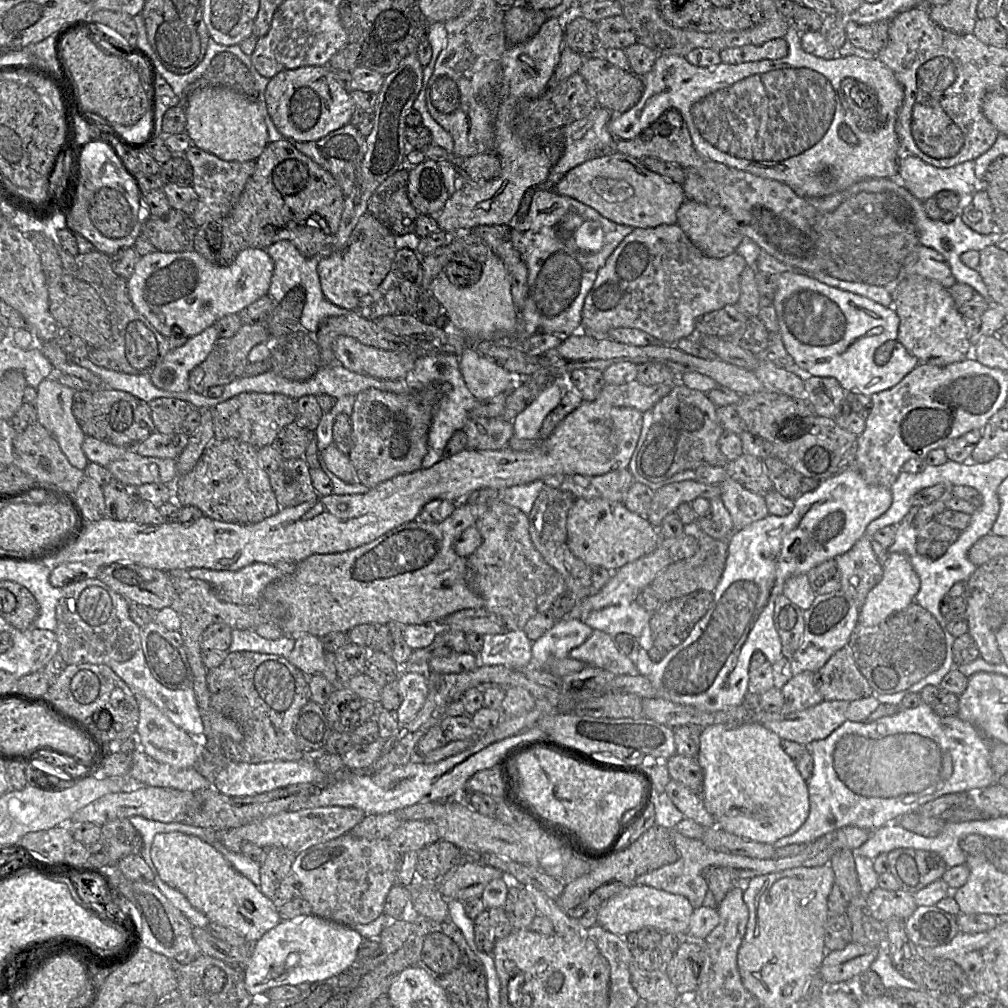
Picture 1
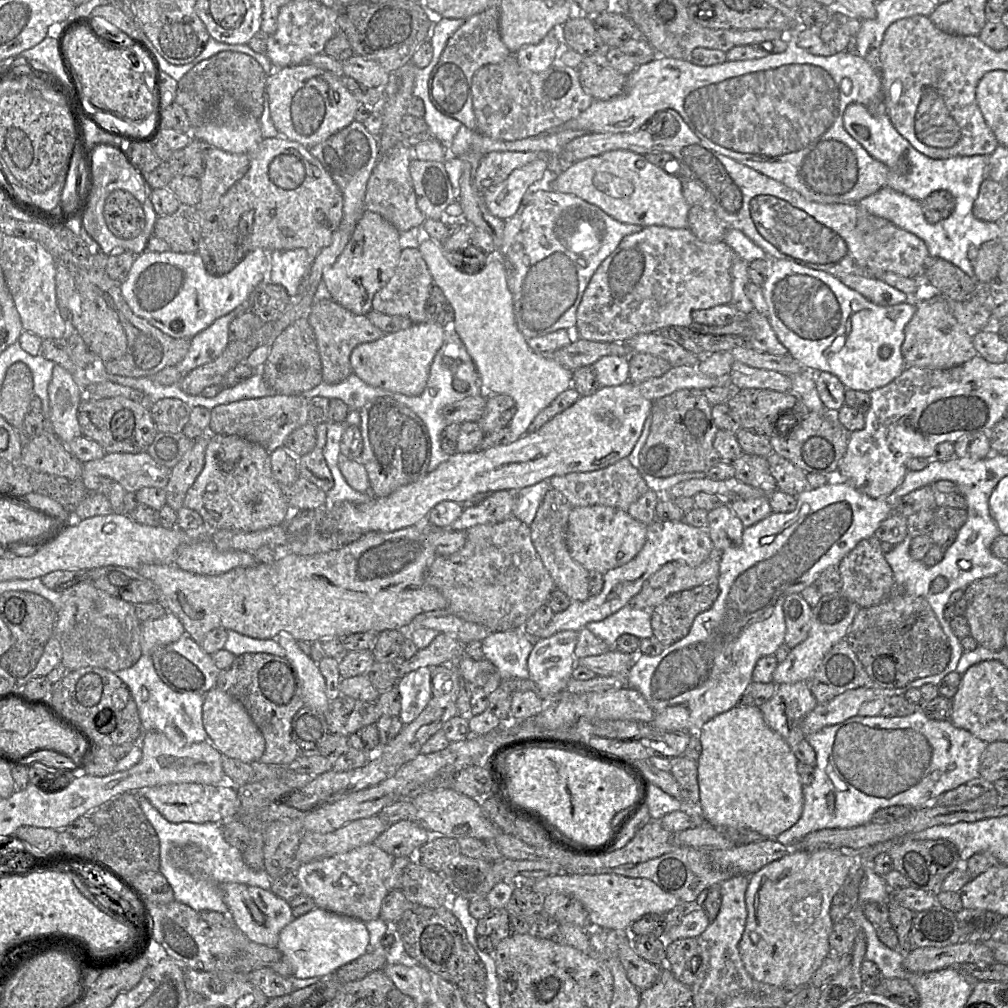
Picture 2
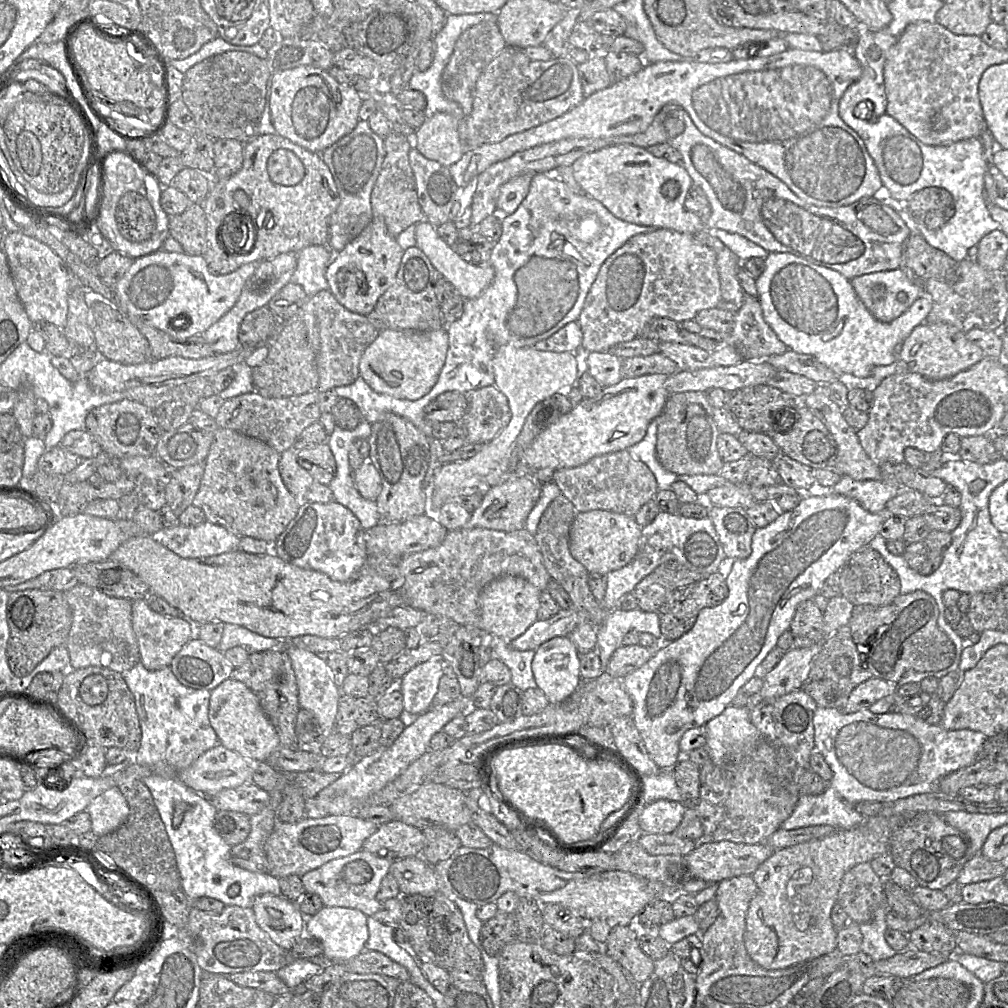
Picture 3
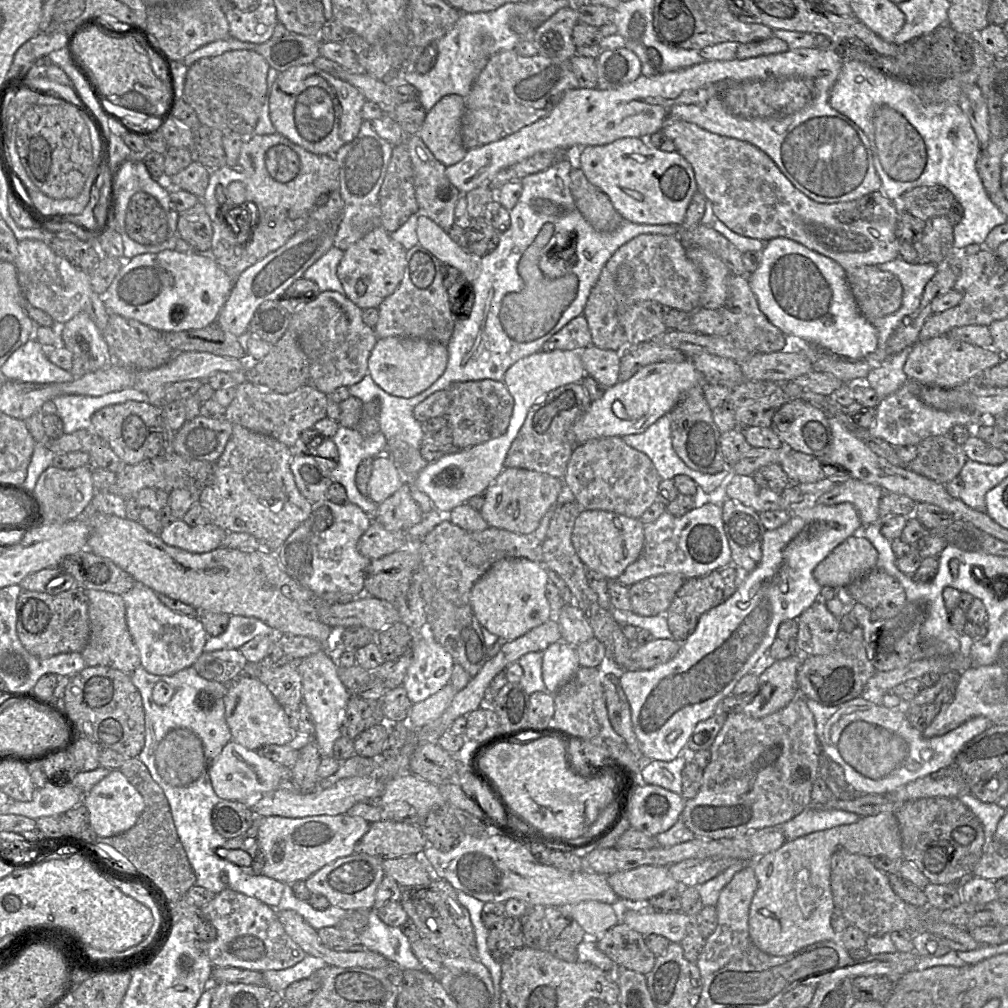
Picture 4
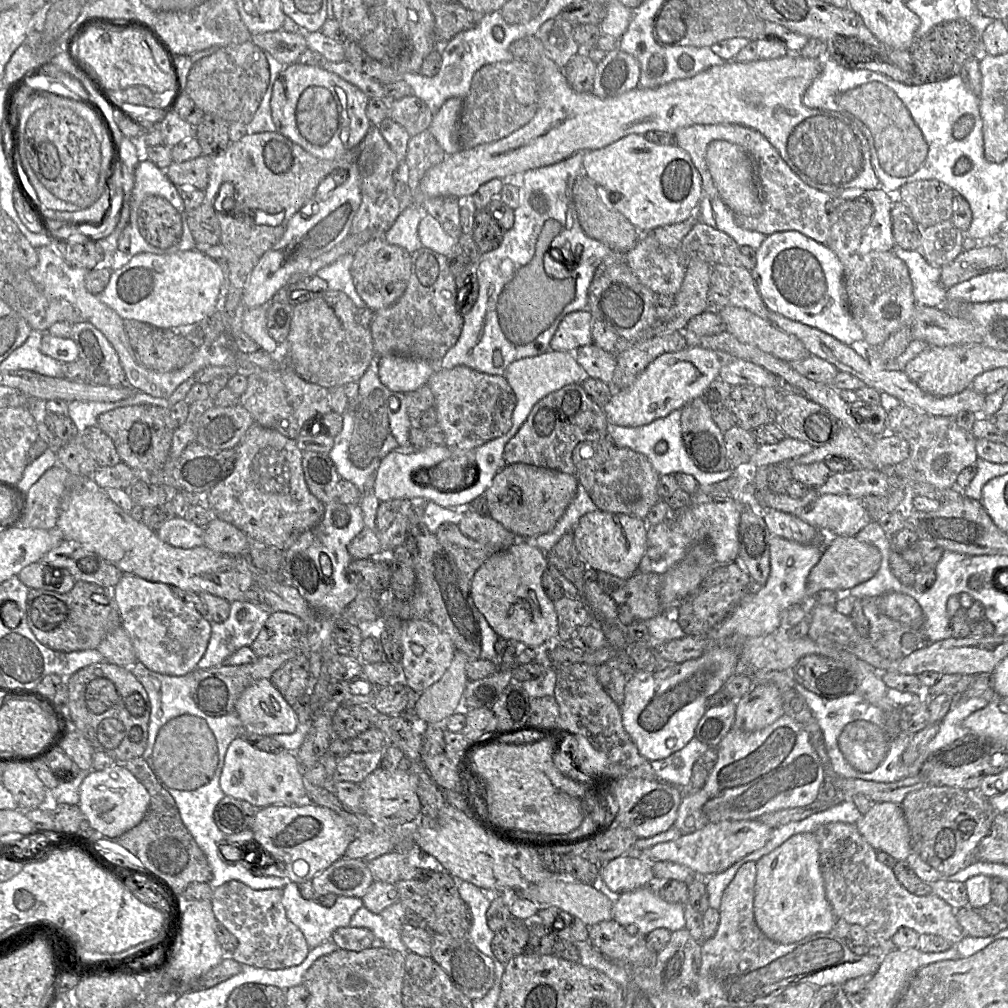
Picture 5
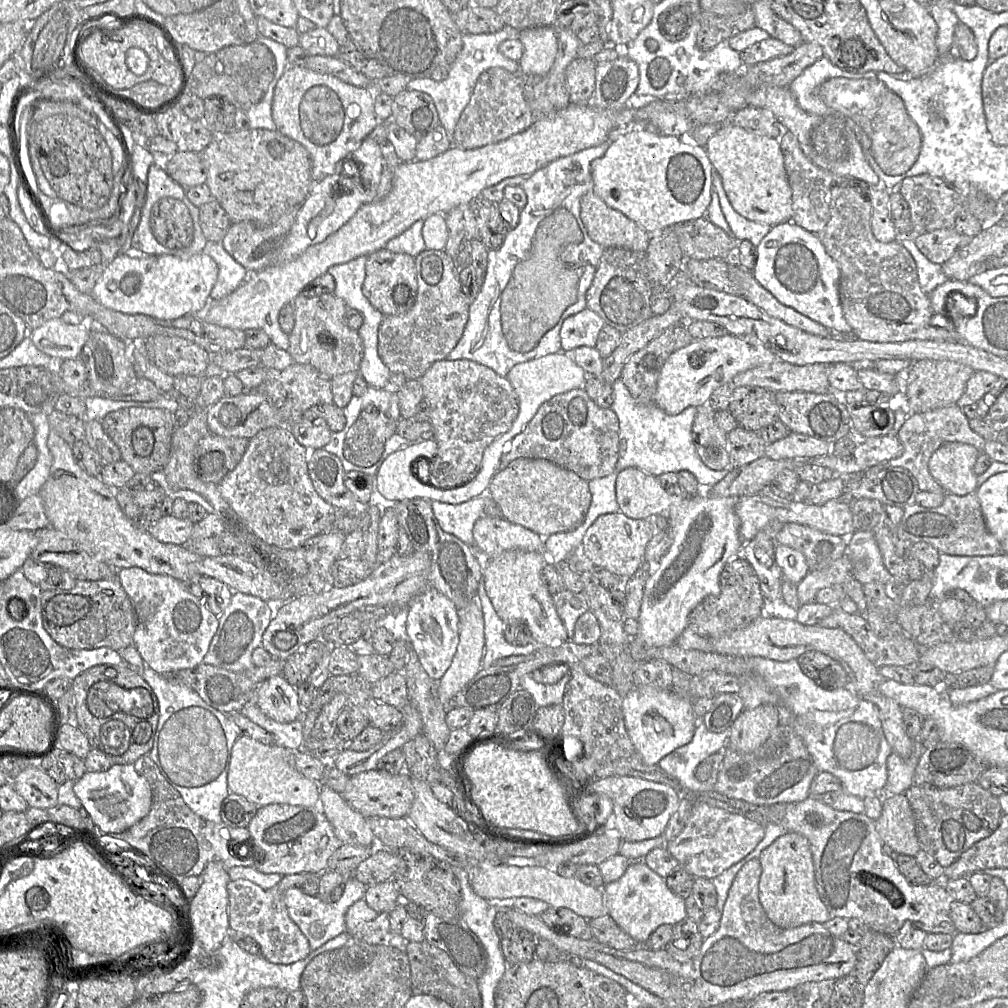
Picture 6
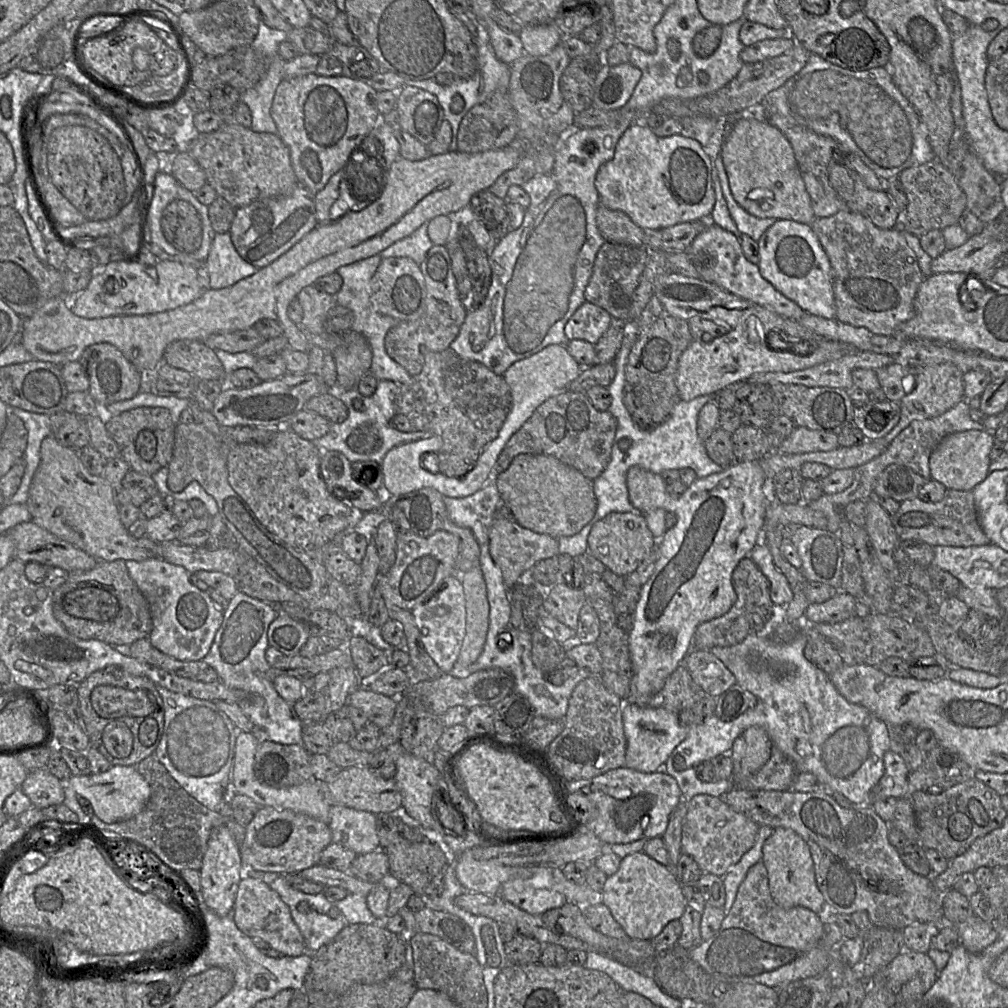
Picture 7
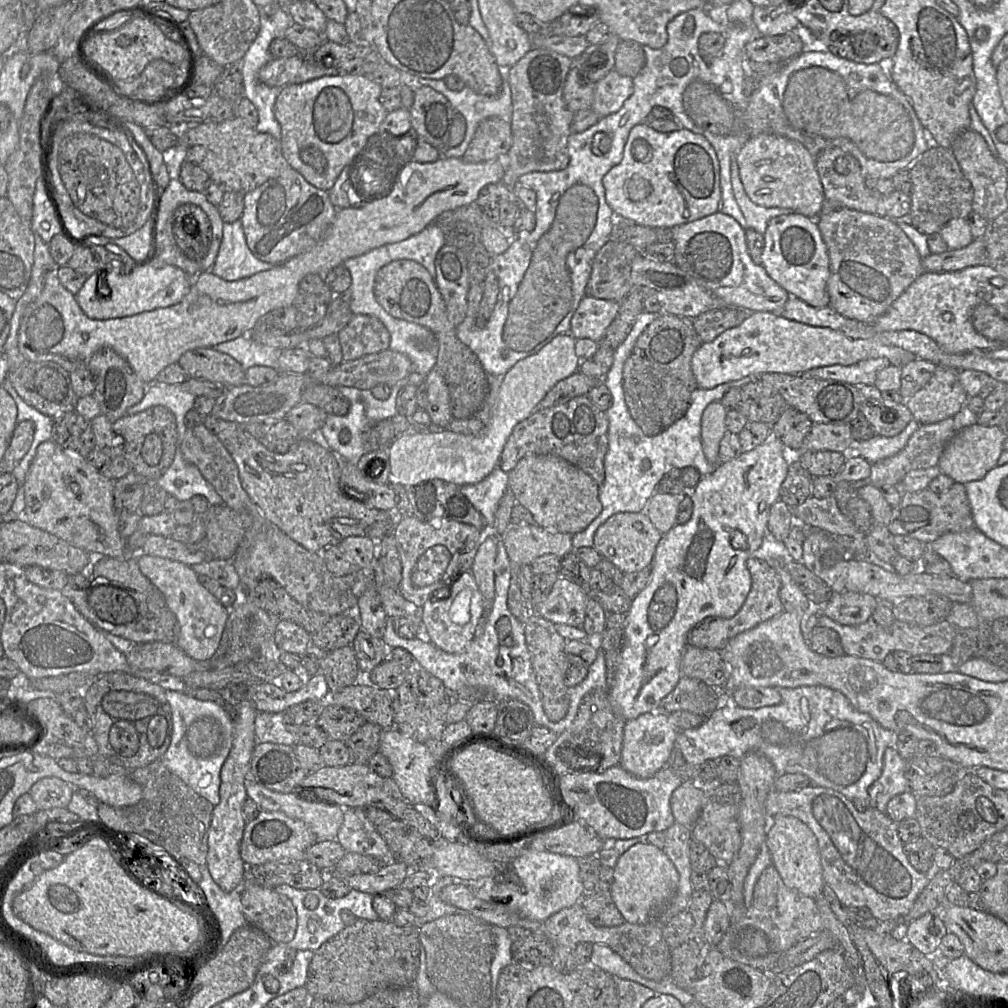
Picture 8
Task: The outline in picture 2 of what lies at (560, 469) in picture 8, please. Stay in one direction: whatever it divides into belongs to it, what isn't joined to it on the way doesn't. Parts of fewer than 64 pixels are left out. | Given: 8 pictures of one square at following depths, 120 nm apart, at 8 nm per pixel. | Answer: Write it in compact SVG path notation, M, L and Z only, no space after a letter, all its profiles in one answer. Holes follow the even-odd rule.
M500 490L488 494L480 504L464 508L460 517L447 528L467 531L476 525L498 523L512 517L516 491L518 490Z

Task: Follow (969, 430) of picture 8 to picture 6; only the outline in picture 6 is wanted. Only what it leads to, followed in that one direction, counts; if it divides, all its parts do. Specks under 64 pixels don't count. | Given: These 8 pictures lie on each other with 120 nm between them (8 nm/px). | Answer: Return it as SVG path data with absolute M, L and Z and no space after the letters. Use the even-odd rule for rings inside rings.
M960 442L946 443L932 454L929 460L929 472L945 493L958 496L975 493L978 475L974 472L974 465L979 455L980 452L972 445Z

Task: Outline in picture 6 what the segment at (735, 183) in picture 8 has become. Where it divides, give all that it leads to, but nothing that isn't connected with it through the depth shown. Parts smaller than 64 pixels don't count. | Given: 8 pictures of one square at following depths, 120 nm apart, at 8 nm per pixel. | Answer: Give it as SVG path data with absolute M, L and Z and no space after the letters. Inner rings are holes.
M712 172L712 188L717 192L721 211L727 221L731 236L737 241L747 240L753 246L758 246L763 237L769 232L771 226L748 220L738 214L731 206L723 188L720 176Z

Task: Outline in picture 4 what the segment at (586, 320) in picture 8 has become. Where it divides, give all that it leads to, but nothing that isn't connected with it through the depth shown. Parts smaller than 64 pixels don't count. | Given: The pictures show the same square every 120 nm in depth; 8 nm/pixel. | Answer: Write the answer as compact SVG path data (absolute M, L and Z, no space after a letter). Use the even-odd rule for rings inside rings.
M584 315L572 319L555 333L542 348L542 352L553 350L582 351L592 343L591 333Z

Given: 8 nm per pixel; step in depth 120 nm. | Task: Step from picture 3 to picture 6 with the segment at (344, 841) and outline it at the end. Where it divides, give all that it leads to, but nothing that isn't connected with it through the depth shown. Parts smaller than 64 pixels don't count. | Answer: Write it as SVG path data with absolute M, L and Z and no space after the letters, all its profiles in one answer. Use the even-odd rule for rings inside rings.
M269 804L257 810L247 828L254 847L249 852L255 858L253 868L264 874L321 874L330 856L343 845L319 805Z

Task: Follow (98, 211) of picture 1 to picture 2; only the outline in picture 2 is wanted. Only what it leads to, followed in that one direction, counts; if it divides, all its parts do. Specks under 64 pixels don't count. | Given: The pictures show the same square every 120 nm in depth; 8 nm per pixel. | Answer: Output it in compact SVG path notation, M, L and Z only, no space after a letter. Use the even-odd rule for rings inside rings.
M124 190L109 194L104 204L104 219L110 232L119 239L134 239L145 227L142 204Z

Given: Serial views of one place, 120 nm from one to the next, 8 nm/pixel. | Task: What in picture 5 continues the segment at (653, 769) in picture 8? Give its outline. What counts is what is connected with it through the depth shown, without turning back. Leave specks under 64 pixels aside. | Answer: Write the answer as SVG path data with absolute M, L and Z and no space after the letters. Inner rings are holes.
M712 647L696 659L627 678L621 705L622 723L638 751L649 761L682 749L694 736L708 698L735 674L739 653L733 647Z

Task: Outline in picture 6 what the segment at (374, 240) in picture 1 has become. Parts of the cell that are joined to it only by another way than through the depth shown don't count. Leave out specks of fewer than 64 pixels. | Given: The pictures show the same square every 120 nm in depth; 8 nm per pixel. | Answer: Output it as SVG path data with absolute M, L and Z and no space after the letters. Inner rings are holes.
M382 248L367 256L366 276L362 287L364 296L384 316L402 315L415 304L418 283L415 259L409 254L394 253Z

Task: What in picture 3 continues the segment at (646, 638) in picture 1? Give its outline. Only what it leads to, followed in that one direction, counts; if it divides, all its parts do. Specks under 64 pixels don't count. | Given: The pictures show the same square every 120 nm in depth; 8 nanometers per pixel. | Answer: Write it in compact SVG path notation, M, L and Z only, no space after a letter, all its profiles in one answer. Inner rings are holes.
M638 608L630 611L624 611L620 609L608 611L603 623L596 627L596 651L603 665L603 672L612 654L615 652L615 650L622 646L623 637L629 631L637 631L639 633L647 632L654 635L658 639L662 639L658 613L645 612Z

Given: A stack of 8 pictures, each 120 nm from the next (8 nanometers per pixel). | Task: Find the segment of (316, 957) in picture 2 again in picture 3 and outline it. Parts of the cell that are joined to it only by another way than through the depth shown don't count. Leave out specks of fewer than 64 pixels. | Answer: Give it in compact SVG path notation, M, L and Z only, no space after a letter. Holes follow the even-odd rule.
M322 907L316 914L306 917L304 934L318 939L323 945L323 958L329 963L345 963L363 950L369 937L367 918L363 912L345 907Z

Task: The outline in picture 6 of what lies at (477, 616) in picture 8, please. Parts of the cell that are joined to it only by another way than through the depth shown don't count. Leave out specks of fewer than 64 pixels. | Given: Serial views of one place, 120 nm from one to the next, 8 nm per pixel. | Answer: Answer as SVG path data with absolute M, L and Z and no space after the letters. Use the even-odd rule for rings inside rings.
M426 589L407 606L407 642L417 654L419 662L428 676L438 682L456 653L459 643L459 613L446 596L435 589Z

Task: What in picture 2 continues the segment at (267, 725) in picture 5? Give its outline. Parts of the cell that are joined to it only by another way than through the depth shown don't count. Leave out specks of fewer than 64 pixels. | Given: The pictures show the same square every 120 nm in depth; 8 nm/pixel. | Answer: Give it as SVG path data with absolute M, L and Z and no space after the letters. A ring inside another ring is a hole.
M213 687L204 696L203 726L208 741L222 754L245 763L258 762L265 750L265 739L243 705L229 694Z

